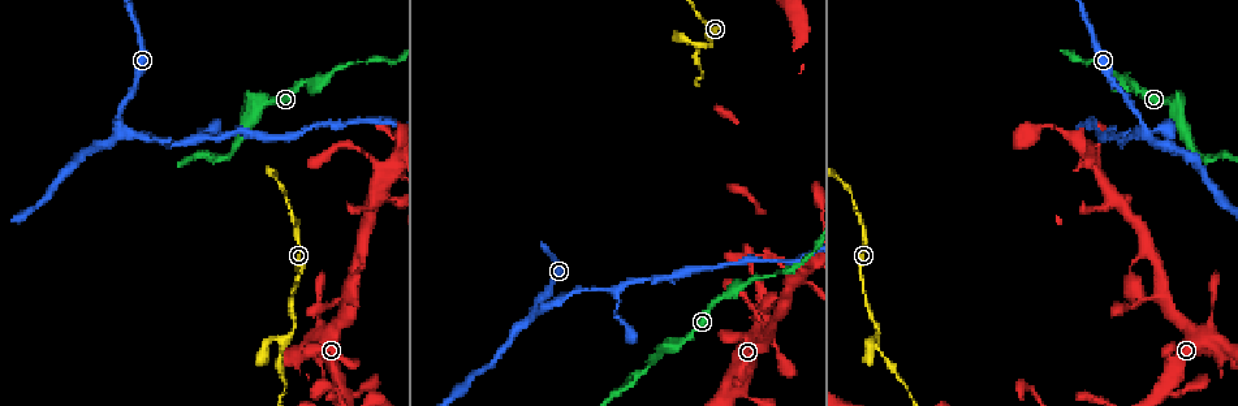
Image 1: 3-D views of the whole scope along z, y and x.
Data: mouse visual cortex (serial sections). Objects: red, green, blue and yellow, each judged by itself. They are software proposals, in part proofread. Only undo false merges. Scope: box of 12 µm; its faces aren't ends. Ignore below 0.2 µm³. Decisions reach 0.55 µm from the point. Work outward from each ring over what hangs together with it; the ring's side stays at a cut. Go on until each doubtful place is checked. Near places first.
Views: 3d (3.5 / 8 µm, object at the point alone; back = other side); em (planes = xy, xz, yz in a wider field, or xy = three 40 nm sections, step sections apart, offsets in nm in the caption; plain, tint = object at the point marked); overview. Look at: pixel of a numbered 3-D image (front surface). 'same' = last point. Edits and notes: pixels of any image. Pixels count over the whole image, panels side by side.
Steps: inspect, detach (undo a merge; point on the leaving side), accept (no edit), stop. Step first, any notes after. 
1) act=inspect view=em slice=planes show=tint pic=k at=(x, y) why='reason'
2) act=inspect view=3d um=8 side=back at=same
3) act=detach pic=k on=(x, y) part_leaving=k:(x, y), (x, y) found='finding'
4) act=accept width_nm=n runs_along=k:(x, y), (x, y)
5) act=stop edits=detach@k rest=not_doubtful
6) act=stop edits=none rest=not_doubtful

act=inspect view=3d um=3.5 pic=1 at=(120, 122) why='branch point'

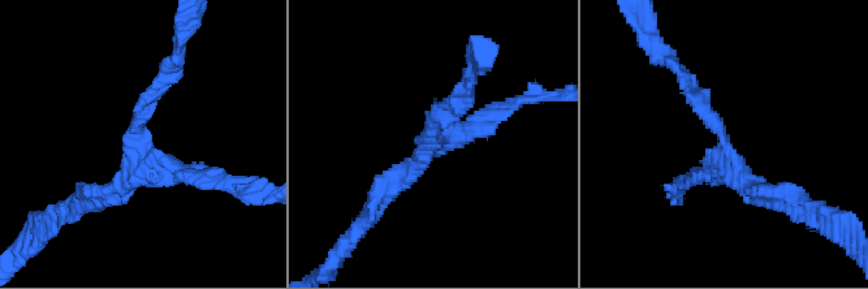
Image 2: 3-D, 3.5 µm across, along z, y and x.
act=accept runs_along=2:(171, 77), (134, 137), (211, 173) found='continuous, no second cell'

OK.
act=inspect view=3d um=3.5 pic=1 at=(375, 188) why='two arms at a narrow angle'

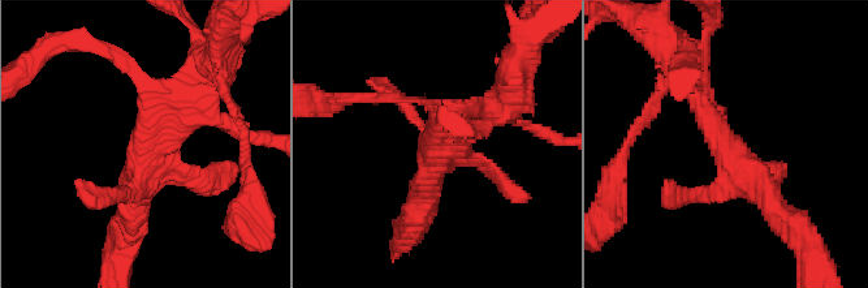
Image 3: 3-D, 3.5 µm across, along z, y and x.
act=inspect view=em slice=xy step=2 show=tint pic=3 at=(440, 144)

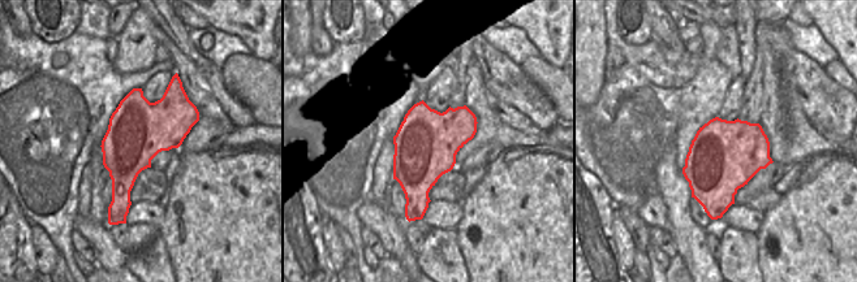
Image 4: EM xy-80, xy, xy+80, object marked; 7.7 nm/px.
act=inspect view=em slice=planes show=tint at=same

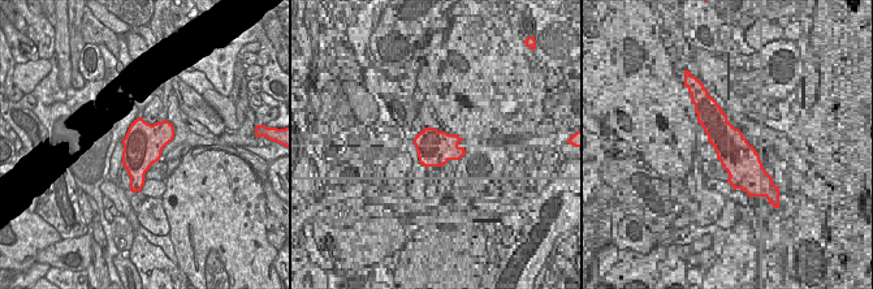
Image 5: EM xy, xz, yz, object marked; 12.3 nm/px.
act=accept runs_along=3:(785, 218), (709, 123), (695, 82) found='one cell here'

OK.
act=inspect view=3d um=3.5 pic=1 at=(291, 332) why='sharp bend'

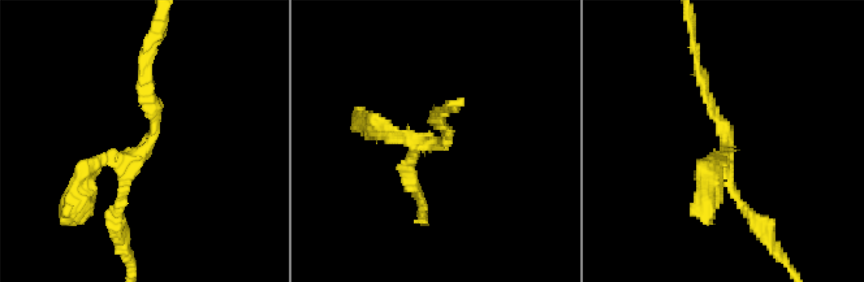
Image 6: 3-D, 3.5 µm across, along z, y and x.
act=inspect view=em slice=planes show=tint pic=6 at=(148, 144)

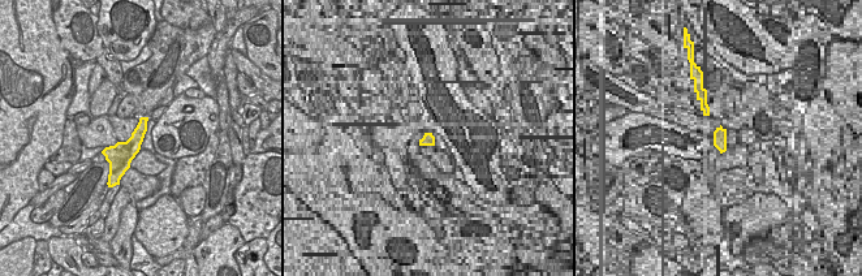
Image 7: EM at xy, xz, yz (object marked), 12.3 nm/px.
act=accept runs_along=6:(143, 66), (156, 126), (148, 147), (83, 178) found='all the same cell'

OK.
act=stop edits=none rest=not_doubtful

